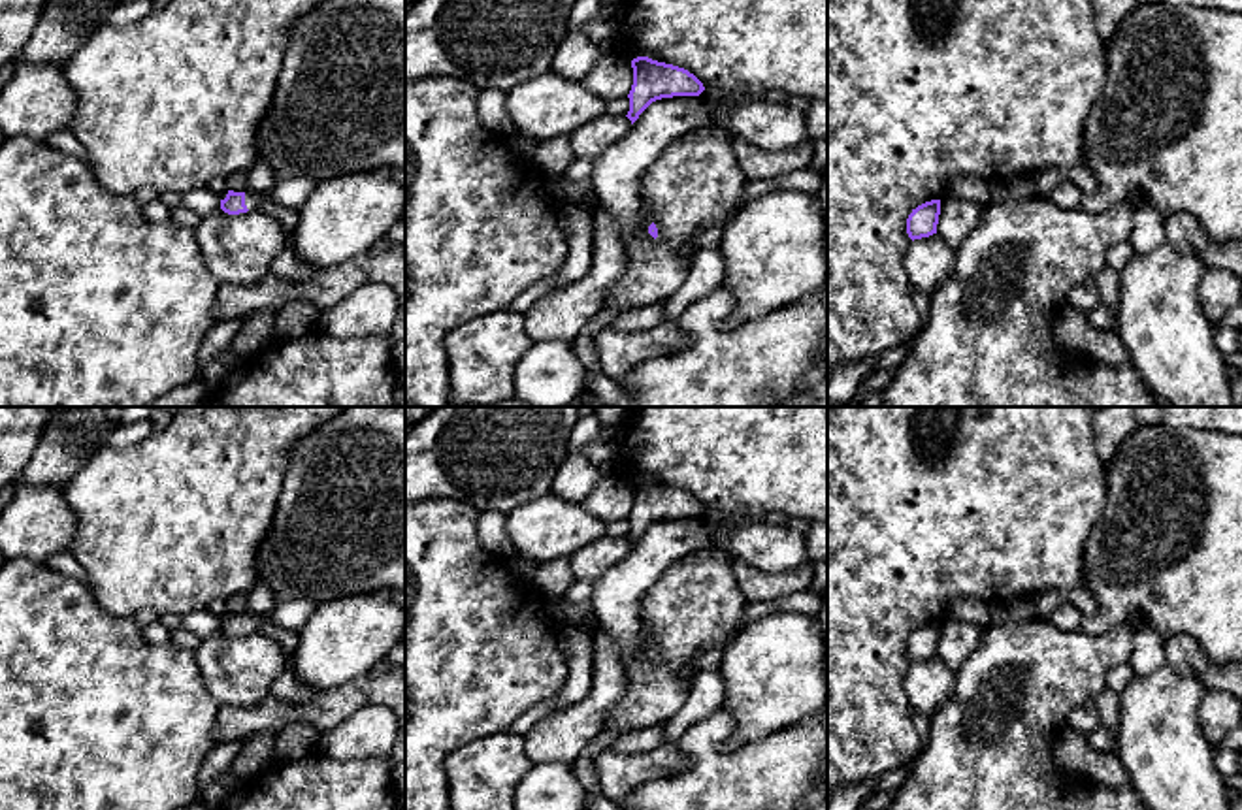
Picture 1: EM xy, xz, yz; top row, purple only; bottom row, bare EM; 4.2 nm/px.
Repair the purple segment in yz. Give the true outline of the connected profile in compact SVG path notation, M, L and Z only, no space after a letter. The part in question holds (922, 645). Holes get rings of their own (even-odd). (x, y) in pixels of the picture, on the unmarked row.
M931 622L912 631L907 640L908 659L914 663L937 656L939 637L940 622Z

